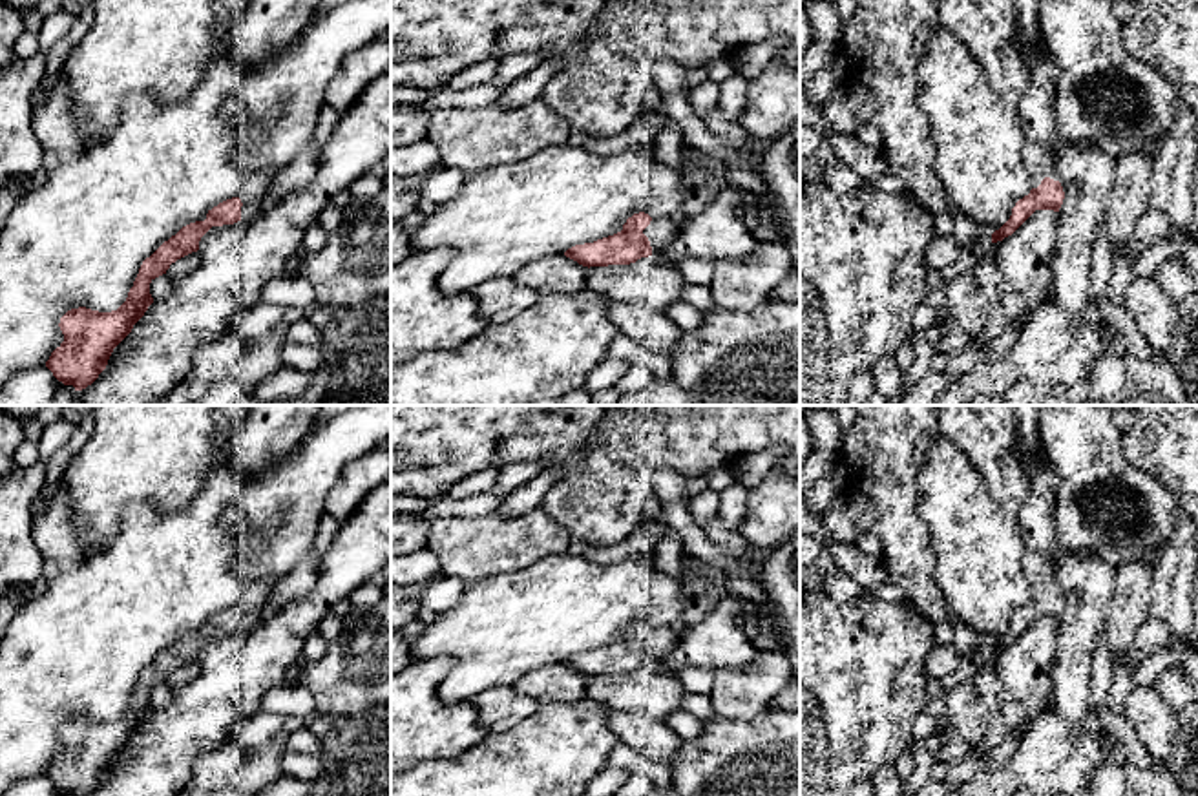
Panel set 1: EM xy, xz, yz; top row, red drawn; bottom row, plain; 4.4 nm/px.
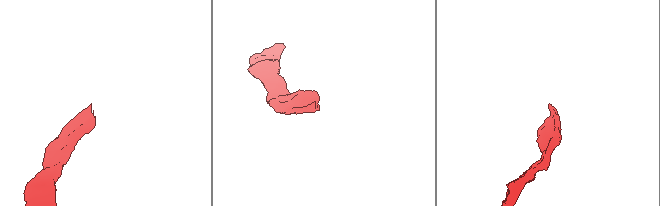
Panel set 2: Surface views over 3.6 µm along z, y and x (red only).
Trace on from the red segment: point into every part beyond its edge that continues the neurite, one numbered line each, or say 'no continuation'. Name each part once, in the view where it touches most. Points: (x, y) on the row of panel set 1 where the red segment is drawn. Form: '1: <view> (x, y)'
1: xz (662, 232)

